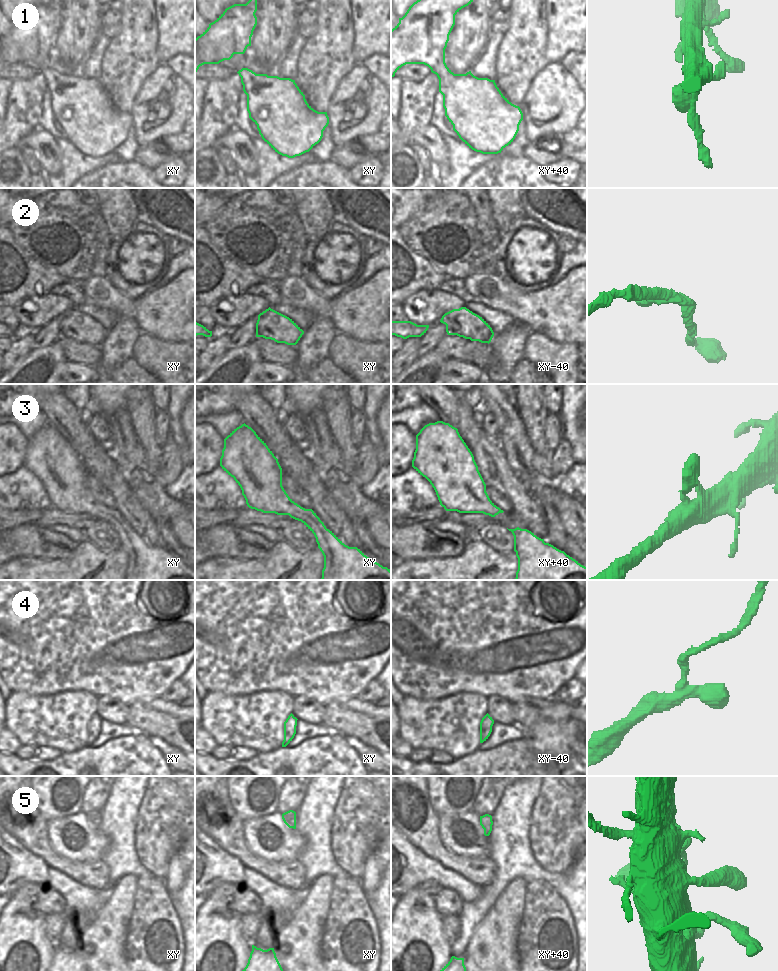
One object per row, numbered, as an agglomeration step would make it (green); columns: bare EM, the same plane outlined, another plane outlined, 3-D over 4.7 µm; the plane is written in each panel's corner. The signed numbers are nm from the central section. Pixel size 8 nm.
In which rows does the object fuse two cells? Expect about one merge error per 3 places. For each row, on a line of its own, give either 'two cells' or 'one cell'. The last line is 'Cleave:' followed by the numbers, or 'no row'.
1: one cell
2: two cells
3: one cell
4: one cell
5: one cell
Cleave: 2

